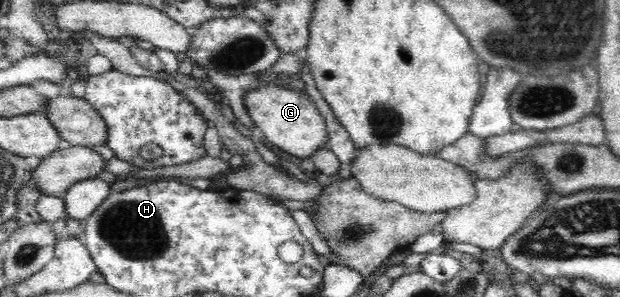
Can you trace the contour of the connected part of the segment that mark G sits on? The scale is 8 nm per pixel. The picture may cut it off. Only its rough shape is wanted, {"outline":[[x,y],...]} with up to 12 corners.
{"outline":[[269,84],[244,103],[268,141],[303,159],[324,148],[305,92]]}

